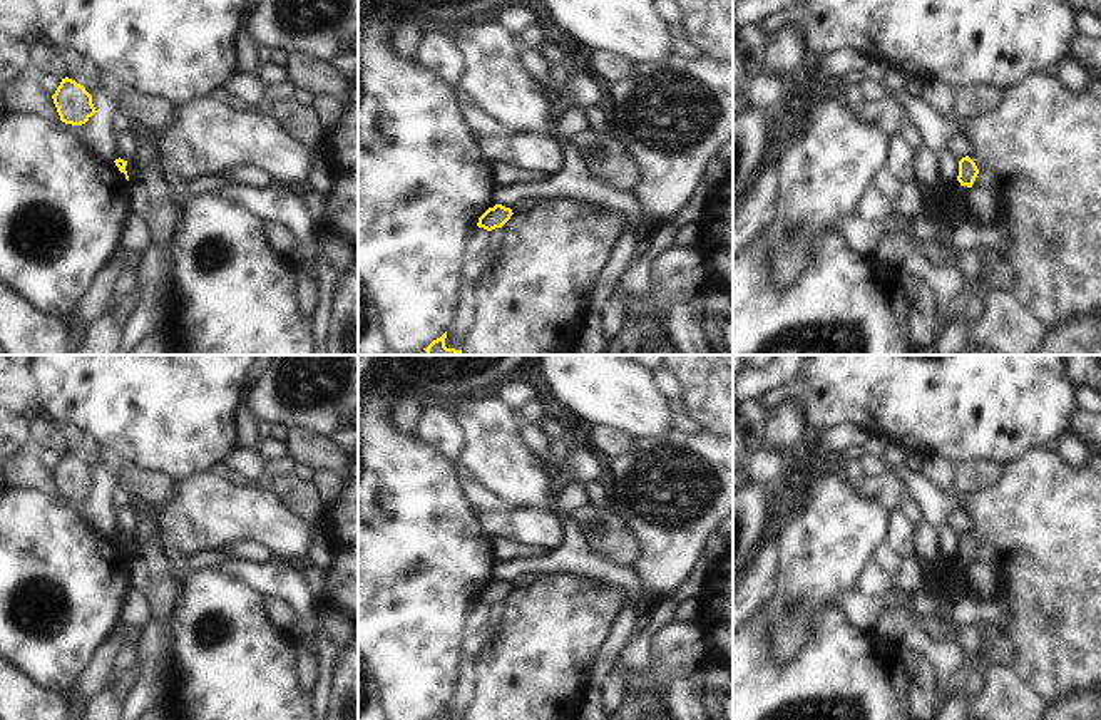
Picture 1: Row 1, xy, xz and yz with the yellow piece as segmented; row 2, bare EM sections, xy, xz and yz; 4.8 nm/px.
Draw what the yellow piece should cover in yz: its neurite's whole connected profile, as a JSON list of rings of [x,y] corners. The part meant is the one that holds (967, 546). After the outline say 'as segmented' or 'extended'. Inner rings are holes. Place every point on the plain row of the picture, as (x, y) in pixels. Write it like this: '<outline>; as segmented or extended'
[[[965,531],[959,536],[957,556],[960,558],[960,561],[972,563],[977,549],[979,549],[979,544],[969,531]]]; as segmented

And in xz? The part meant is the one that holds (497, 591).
[[[495,579],[494,583],[489,583],[480,593],[477,601],[484,603],[487,606],[492,606],[495,603],[502,603],[512,591],[512,584],[505,583],[502,579]]]; as segmented

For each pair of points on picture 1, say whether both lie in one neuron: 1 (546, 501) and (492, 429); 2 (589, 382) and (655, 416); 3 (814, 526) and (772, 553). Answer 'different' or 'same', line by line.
1: same
2: same
3: different

